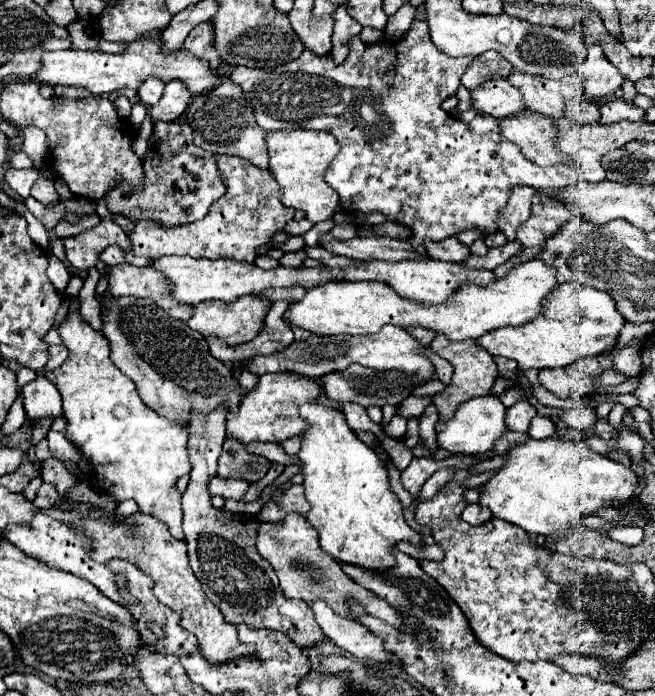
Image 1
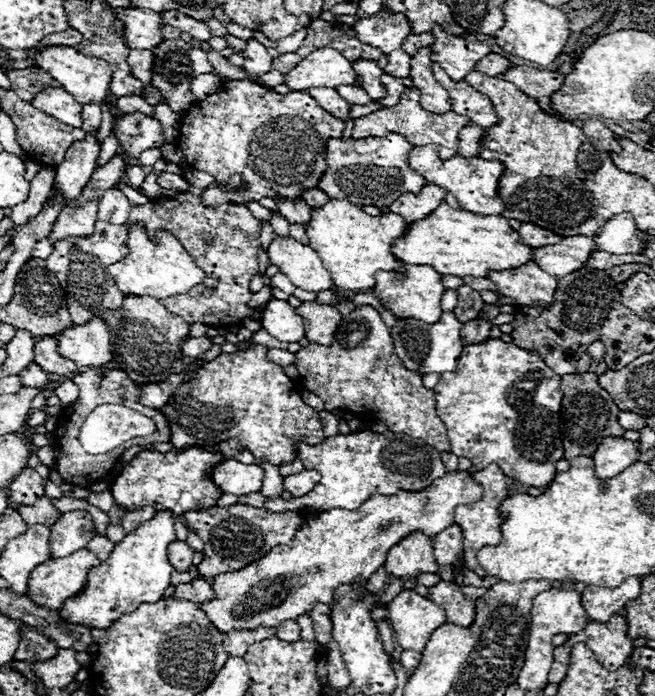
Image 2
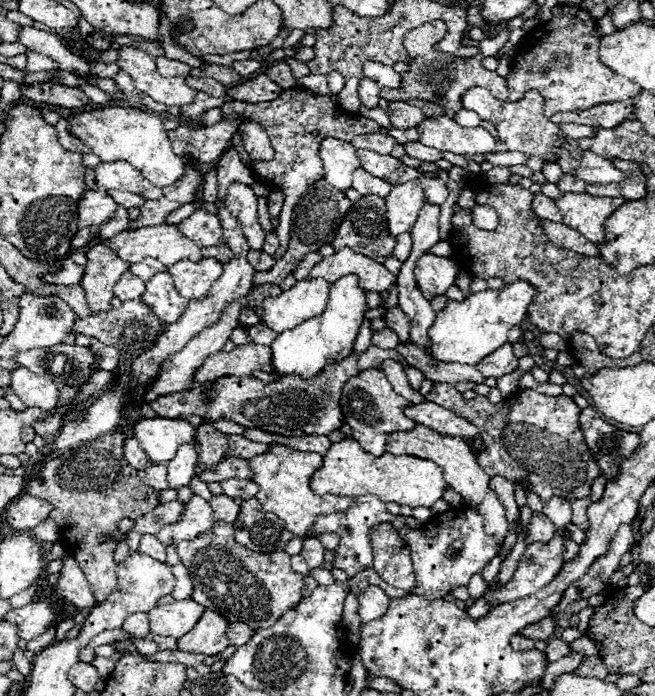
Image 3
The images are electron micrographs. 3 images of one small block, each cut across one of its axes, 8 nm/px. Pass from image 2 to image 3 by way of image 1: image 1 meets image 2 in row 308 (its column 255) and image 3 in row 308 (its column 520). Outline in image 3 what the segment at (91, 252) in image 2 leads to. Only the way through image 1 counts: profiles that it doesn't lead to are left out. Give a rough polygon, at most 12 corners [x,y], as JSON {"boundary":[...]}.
{"boundary":[[168,270],[146,282],[142,302],[174,324],[188,306]]}

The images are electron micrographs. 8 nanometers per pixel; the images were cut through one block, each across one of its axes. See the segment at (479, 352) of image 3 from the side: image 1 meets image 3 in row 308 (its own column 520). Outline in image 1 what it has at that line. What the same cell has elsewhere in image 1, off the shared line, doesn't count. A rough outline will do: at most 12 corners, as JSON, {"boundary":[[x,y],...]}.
{"boundary":[[528,438],[478,504],[562,536],[638,478],[584,440]]}

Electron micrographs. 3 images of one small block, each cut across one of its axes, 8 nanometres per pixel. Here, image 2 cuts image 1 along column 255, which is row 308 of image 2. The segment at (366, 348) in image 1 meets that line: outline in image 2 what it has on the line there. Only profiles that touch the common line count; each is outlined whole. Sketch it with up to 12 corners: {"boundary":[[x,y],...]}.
{"boundary":[[378,310],[296,352],[306,390],[450,452]]}

